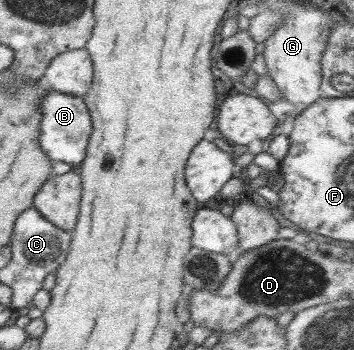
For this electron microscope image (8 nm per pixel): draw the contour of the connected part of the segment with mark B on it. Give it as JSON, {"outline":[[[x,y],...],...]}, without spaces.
{"outline":[[[46,86],[46,95],[42,97],[42,103],[40,103],[38,110],[42,112],[42,119],[40,119],[40,148],[42,148],[42,152],[52,162],[68,162],[68,164],[73,165],[77,169],[78,165],[84,160],[92,132],[92,119],[83,97],[67,95],[54,90],[50,86]]]}

